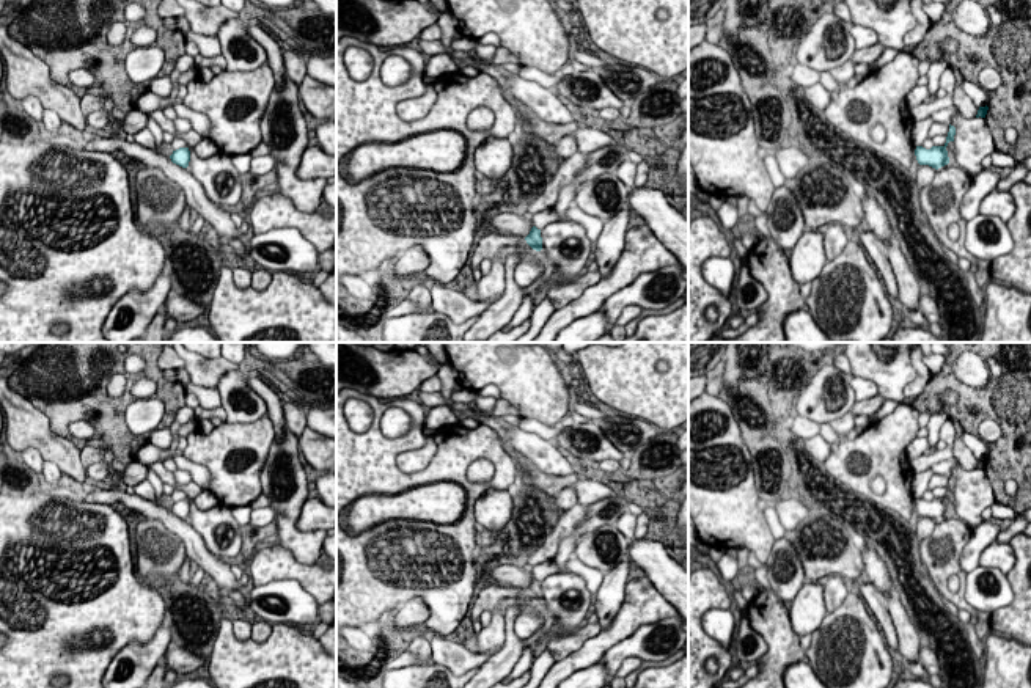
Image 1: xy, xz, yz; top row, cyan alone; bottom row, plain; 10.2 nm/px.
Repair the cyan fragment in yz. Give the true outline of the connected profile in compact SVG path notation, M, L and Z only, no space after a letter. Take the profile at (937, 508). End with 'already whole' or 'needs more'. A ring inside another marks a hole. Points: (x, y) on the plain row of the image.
M949 476L949 484L946 489L946 495L943 498L932 498L926 501L923 498L916 498L915 507L919 517L929 517L935 521L949 515L946 498L949 493L954 493L956 479Z; already whole

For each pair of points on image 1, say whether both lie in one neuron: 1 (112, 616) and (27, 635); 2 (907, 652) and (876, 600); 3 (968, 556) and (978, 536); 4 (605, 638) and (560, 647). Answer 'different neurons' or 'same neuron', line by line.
1: same neuron
2: same neuron
3: same neuron
4: different neurons

